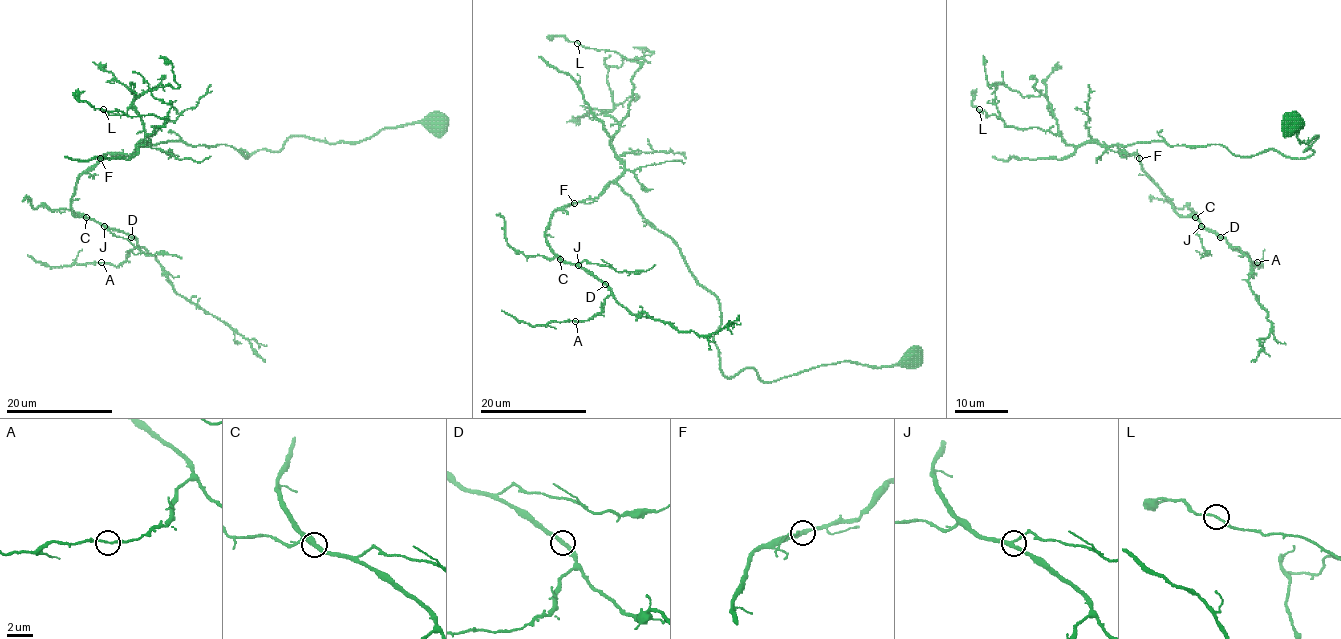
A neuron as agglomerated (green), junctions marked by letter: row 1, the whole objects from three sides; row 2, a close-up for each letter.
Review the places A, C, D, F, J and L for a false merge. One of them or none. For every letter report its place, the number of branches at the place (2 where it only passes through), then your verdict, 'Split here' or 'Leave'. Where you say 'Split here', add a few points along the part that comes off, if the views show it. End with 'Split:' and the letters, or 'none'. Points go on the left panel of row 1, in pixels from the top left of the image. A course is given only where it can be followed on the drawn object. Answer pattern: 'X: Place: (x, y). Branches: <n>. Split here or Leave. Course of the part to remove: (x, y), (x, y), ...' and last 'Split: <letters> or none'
A: Place: (101, 262). Branches: 2. Leave
C: Place: (86, 217). Branches: 2. Leave
D: Place: (131, 237). Branches: 2. Leave
F: Place: (100, 158). Branches: 2. Leave
J: Place: (104, 226). Branches: 3. Leave
L: Place: (103, 109). Branches: 2. Leave
Split: none

